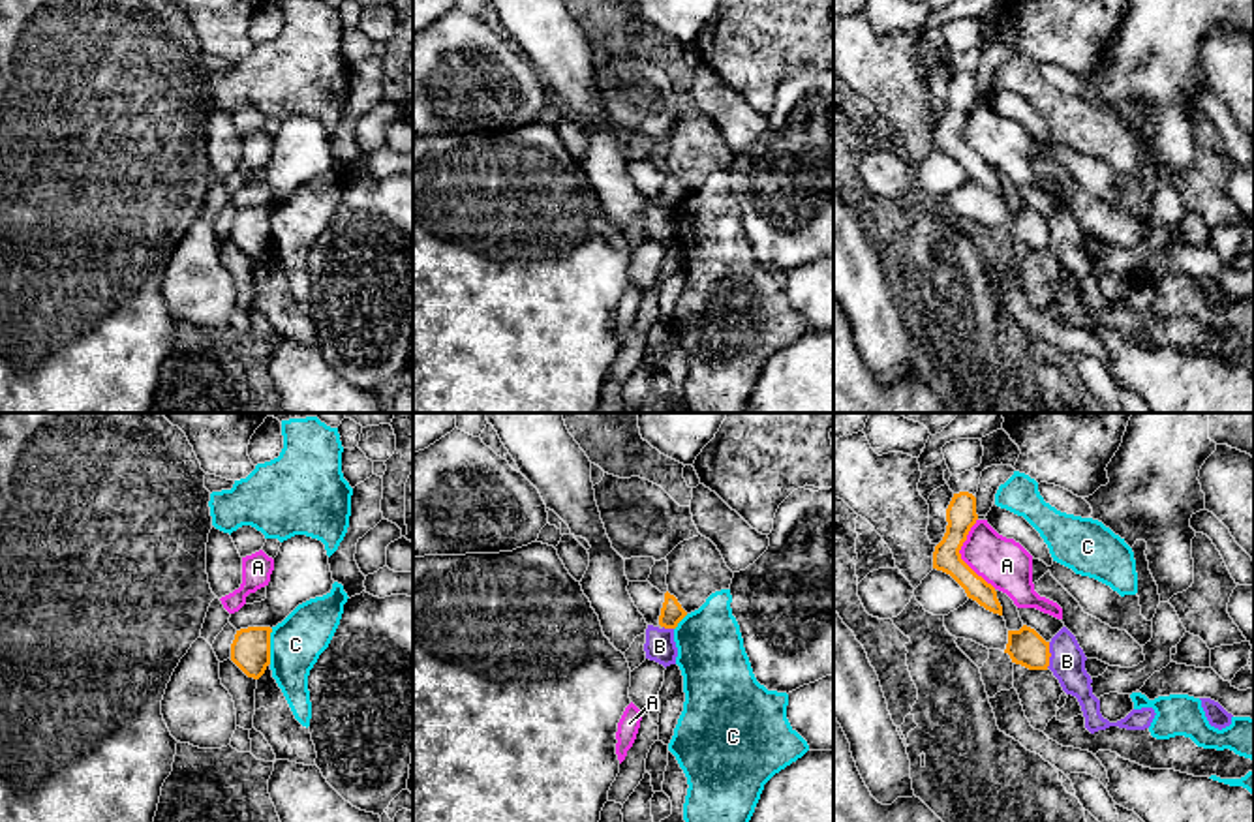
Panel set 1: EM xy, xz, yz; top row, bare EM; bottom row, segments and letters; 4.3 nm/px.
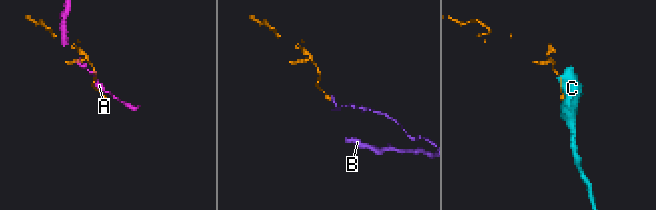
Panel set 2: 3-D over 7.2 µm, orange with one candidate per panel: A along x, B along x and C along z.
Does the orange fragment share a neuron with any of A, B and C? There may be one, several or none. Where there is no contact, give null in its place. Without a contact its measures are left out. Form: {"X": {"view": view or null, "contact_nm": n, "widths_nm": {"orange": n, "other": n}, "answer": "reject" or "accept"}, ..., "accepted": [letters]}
{"A": {"view": "yz", "contact_nm": 320, "widths_nm": {"orange": 130, "other": 220}, "answer": "reject"}, "B": {"view": "yz", "contact_nm": 110, "widths_nm": {"orange": 160, "other": 150}, "answer": "reject"}, "C": {"view": "xy", "contact_nm": 150, "widths_nm": {"orange": 170, "other": 220}, "answer": "reject"}, "accepted": []}

